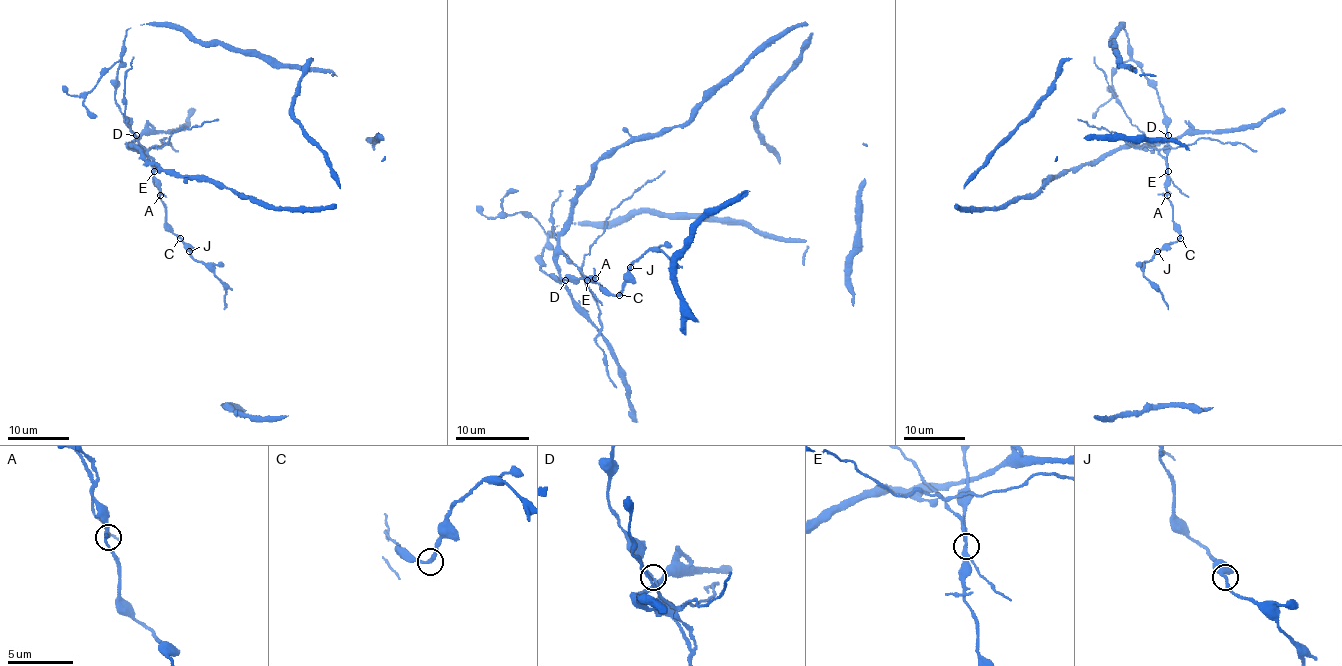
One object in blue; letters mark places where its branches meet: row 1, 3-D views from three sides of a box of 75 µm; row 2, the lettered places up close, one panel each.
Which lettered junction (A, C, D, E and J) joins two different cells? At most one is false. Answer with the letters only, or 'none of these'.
E

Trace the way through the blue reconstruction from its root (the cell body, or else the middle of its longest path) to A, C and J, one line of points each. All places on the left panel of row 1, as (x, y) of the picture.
A: (130, 143), (136, 141), (150, 161), (160, 195)
C: (130, 143), (136, 141), (150, 161), (159, 187), (159, 198), (165, 208), (165, 224), (180, 238)
J: (130, 143), (136, 141), (150, 161), (159, 187), (159, 198), (165, 208), (165, 224), (189, 251)

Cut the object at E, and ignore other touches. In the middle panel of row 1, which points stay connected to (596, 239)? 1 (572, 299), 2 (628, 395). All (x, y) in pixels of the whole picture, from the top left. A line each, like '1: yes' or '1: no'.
1: no
2: no

